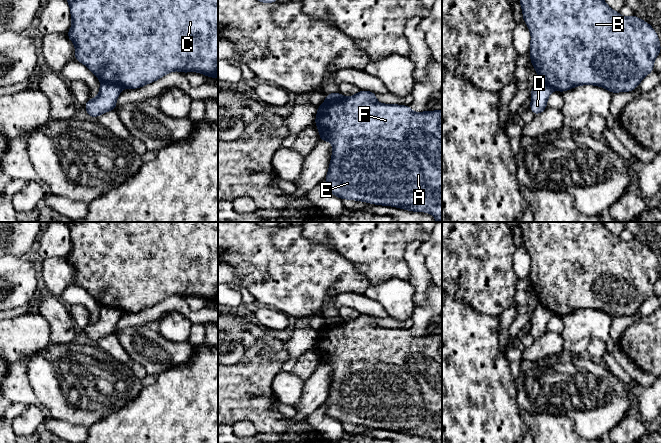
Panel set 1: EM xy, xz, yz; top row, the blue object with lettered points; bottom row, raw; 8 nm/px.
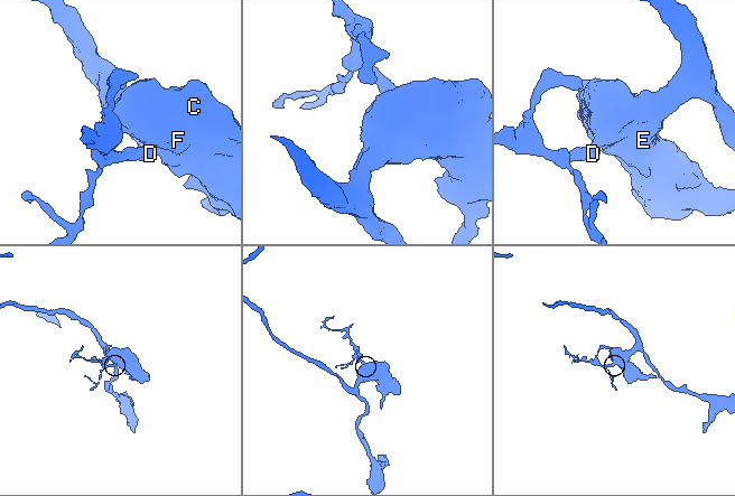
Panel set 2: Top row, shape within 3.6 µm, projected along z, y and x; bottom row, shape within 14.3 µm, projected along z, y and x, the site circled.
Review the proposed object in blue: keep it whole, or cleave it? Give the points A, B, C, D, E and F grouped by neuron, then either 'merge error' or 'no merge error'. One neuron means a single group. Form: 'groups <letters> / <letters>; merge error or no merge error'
groups A B C E F / D; merge error

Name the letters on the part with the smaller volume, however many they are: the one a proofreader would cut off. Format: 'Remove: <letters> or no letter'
Remove: D

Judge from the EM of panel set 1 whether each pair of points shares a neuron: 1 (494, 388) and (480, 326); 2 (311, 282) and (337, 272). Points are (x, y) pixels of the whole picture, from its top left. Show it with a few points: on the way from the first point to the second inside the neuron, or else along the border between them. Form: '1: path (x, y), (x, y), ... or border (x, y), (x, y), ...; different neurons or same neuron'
1: path (480, 373), (480, 341); same neuron
2: path (317, 276), (321, 272), (331, 272); same neuron

